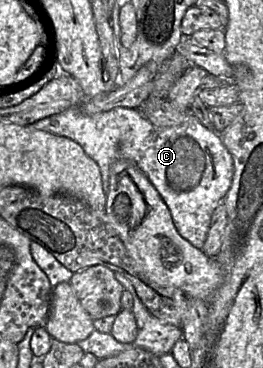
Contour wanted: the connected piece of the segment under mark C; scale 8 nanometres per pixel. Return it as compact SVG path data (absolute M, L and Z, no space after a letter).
M76 105L27 127L77 142L98 164L105 191L109 187L112 165L122 159L133 162L168 206L179 234L202 250L213 212L224 201L232 184L234 162L220 134L205 127L193 114L180 125L156 127L138 108L116 107L90 115Z

